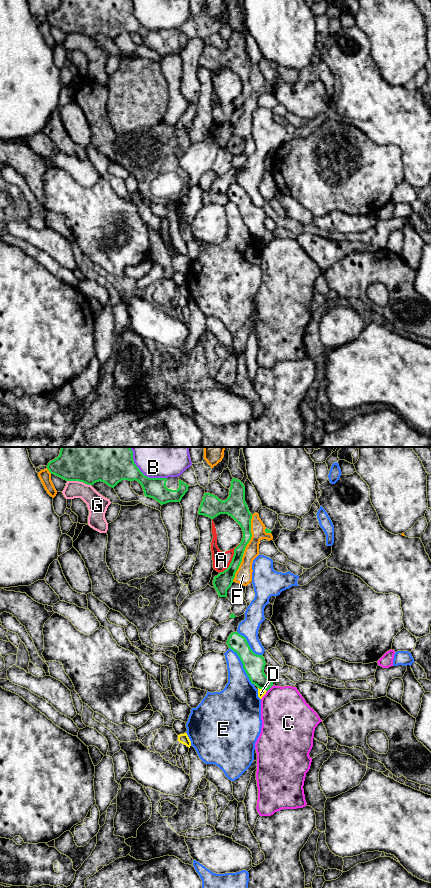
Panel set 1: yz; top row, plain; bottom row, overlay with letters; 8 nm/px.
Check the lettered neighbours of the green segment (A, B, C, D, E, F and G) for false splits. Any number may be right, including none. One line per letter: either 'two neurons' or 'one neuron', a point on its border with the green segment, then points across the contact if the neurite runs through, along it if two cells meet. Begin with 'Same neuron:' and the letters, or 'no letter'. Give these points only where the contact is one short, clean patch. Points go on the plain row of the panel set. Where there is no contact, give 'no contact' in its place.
Same neuron: no letter
A: two neurons; contact yz (232, 112)
B: two neurons; contact yz (141, 24)
C: two neurons; contact yz (270, 239)
D: two neurons; contact yz (262, 240)
E: two neurons; contact yz (243, 218)
F: two neurons; contact yz (245, 99)
G: two neurons; contact yz (79, 33)

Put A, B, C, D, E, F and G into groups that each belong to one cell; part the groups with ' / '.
A C / B / D / E / F / G

